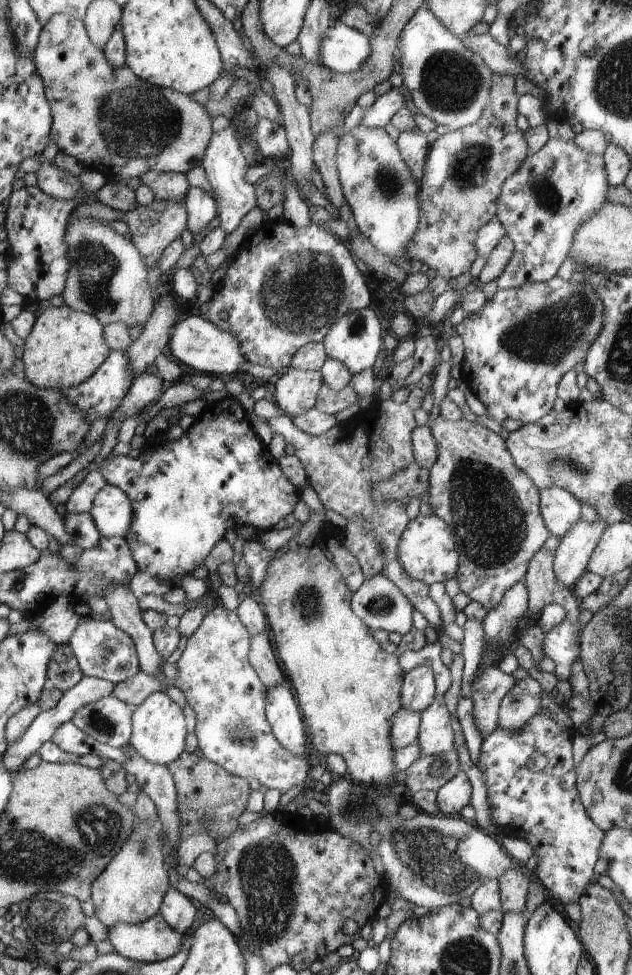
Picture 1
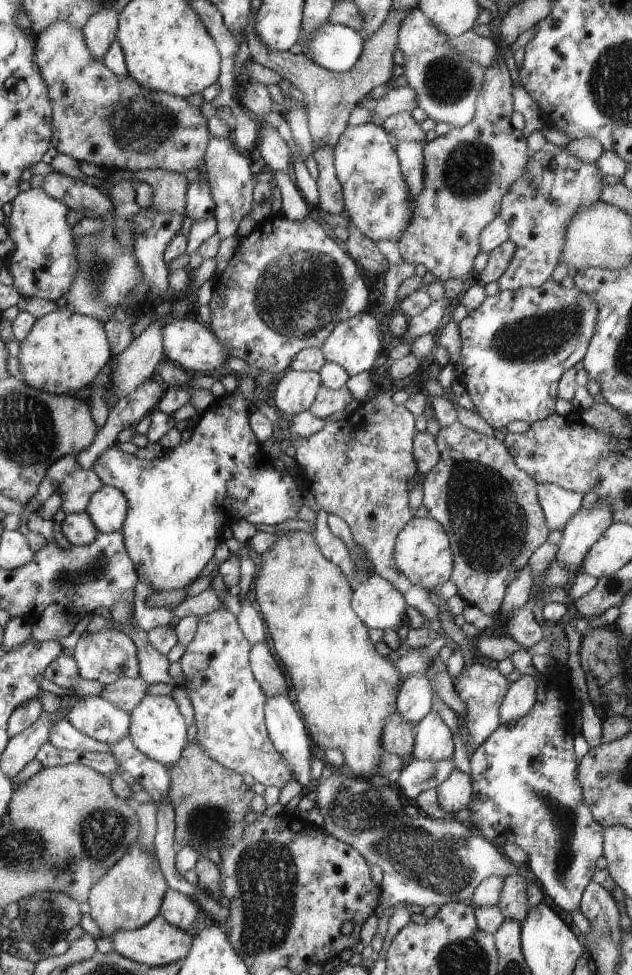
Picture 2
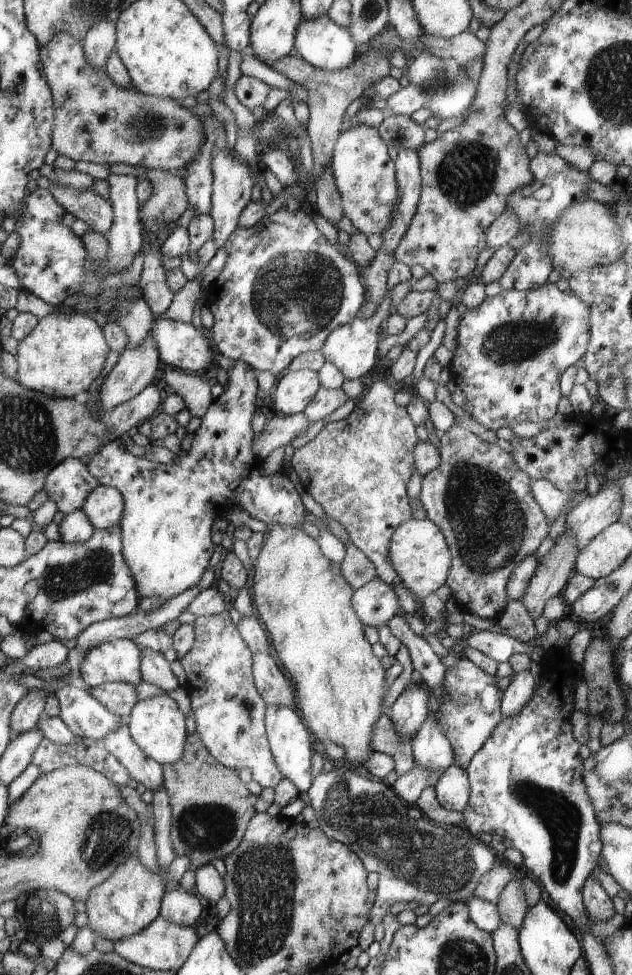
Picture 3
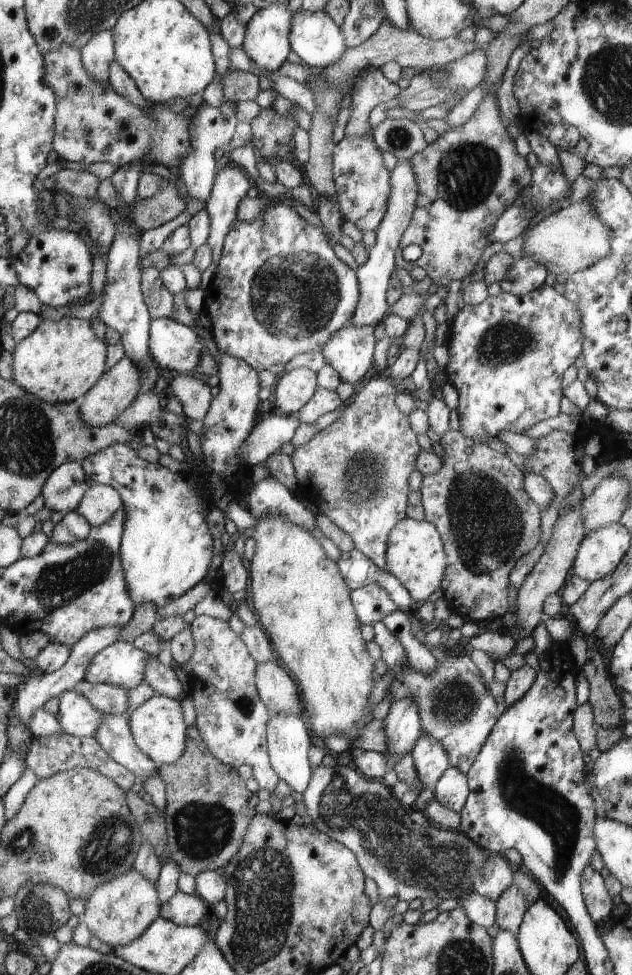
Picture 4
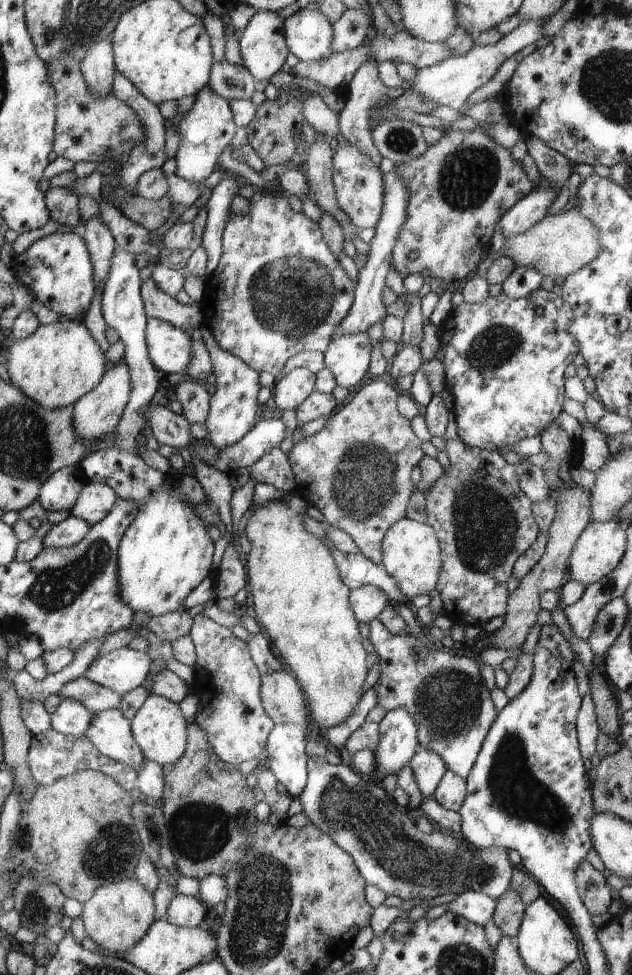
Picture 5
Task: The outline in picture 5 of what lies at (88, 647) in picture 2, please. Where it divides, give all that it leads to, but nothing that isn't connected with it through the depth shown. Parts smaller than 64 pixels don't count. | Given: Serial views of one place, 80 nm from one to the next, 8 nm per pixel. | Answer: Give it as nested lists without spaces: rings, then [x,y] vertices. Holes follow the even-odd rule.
[[[122,647],[107,655],[98,656],[88,667],[84,677],[100,686],[125,695],[133,691],[149,675],[152,657],[146,651]]]

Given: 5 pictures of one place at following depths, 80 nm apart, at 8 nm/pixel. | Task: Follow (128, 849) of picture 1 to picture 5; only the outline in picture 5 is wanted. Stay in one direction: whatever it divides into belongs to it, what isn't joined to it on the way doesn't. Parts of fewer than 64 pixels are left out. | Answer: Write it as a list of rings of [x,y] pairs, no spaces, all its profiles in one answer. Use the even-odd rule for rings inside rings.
[[[135,878],[101,886],[93,898],[82,905],[80,918],[85,926],[86,937],[119,958],[124,958],[132,947],[144,939],[149,928],[156,922],[156,901],[153,894]]]

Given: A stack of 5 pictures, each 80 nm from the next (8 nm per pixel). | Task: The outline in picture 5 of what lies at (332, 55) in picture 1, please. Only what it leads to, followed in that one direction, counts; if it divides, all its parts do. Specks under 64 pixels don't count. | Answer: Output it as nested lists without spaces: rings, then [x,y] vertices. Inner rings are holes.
[[[316,8],[300,9],[285,18],[285,43],[300,61],[317,61],[333,52],[333,22]]]

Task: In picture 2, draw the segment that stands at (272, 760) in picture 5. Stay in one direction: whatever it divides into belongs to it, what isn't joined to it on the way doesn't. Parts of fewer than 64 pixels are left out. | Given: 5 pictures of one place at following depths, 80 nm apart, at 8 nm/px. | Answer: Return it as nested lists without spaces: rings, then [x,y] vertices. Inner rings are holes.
[[[276,695],[275,697],[267,698],[265,702],[265,725],[267,731],[277,751],[288,762],[289,767],[293,770],[293,775],[297,777],[297,781],[308,788],[312,784],[312,776],[310,776],[310,736],[306,732],[306,725],[302,716],[298,714],[298,708],[294,704],[291,696]]]

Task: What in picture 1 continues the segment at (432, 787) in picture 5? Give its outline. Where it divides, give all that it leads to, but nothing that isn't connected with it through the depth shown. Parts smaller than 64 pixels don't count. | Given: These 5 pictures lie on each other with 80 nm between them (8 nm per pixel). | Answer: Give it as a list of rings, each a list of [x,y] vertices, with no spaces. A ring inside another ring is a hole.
[[[437,696],[421,714],[417,743],[422,757],[442,755],[455,748],[450,711],[443,697]]]

